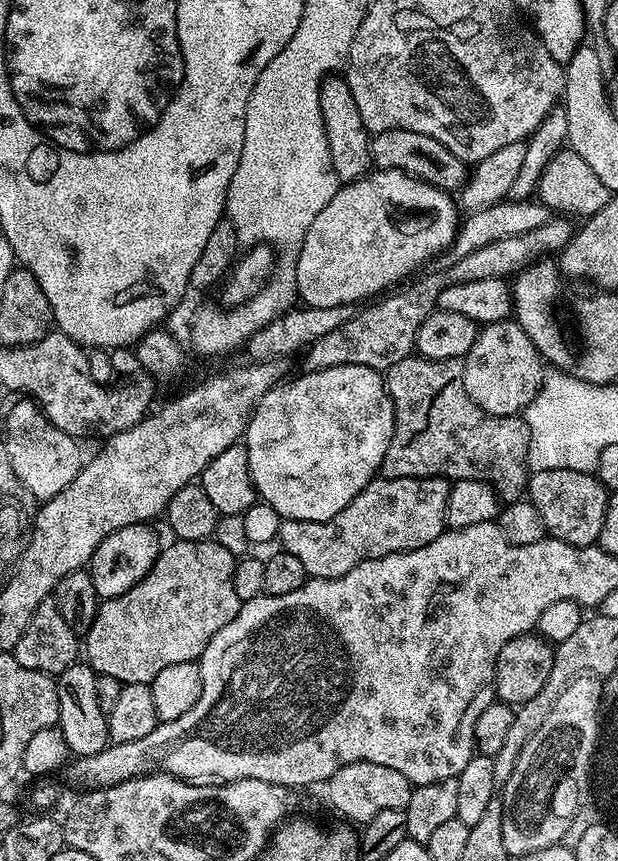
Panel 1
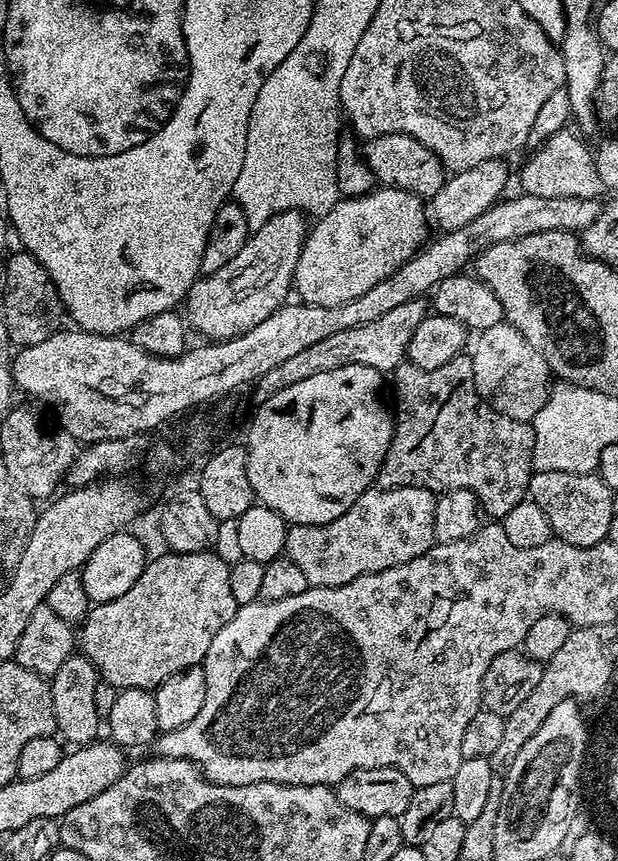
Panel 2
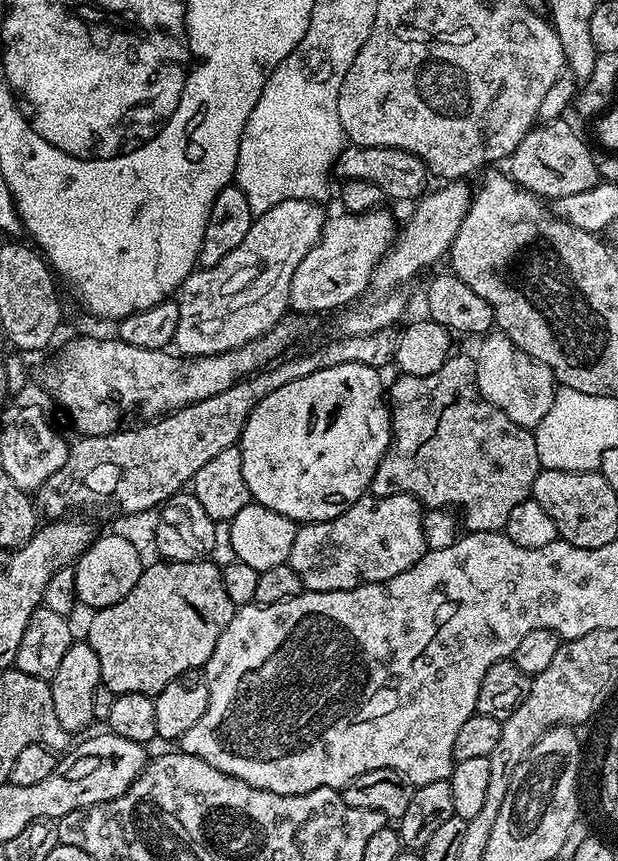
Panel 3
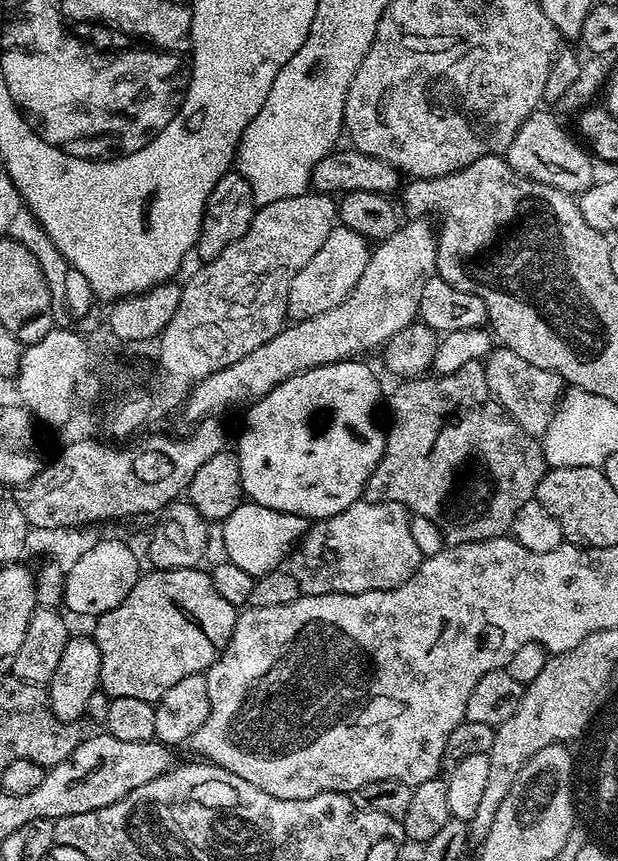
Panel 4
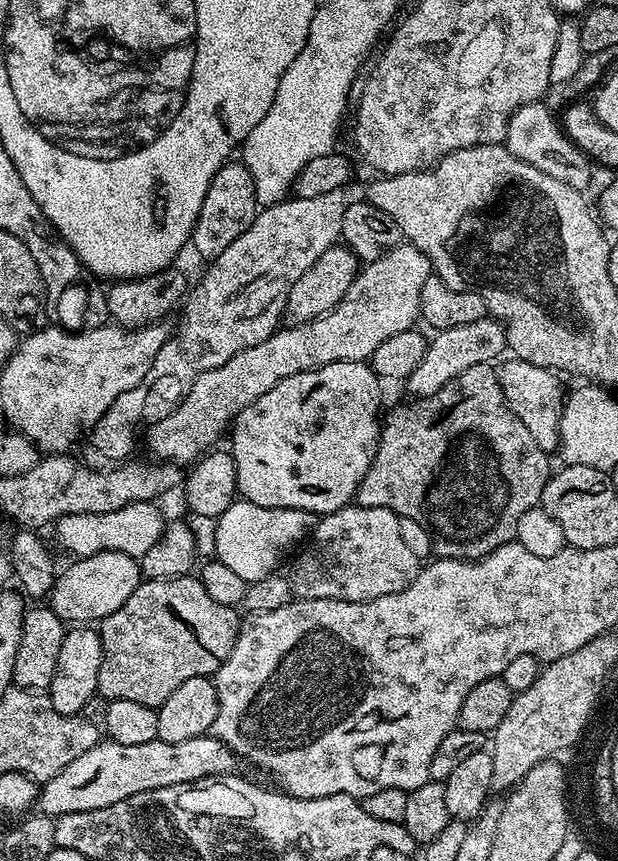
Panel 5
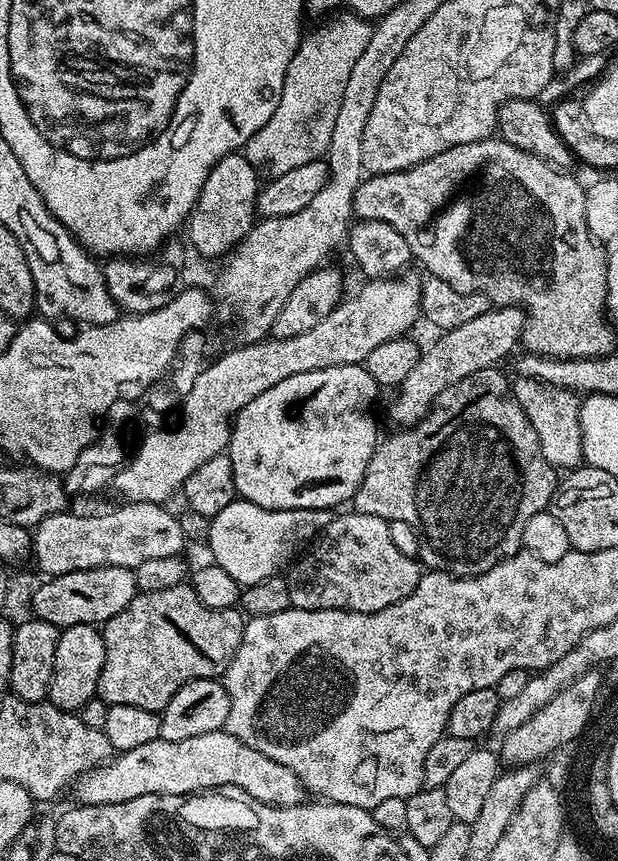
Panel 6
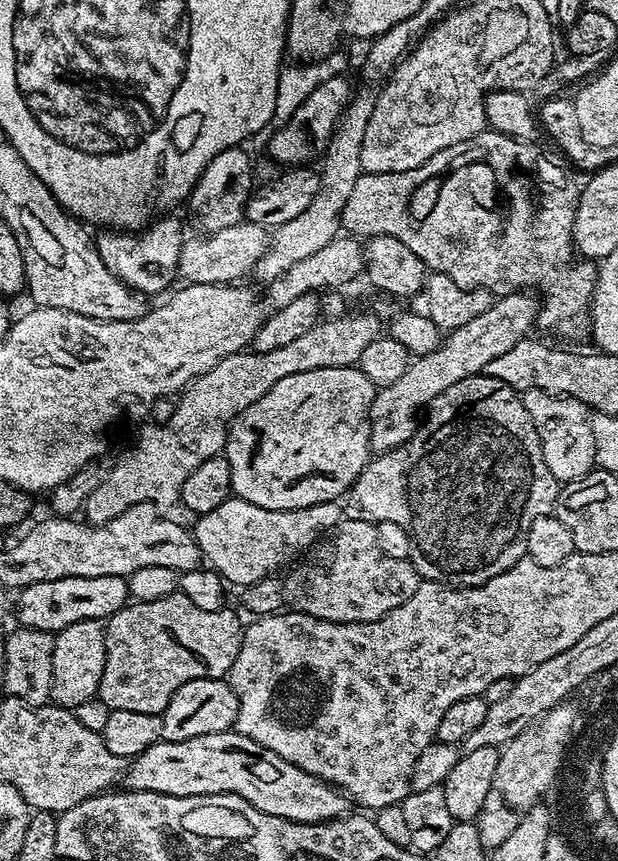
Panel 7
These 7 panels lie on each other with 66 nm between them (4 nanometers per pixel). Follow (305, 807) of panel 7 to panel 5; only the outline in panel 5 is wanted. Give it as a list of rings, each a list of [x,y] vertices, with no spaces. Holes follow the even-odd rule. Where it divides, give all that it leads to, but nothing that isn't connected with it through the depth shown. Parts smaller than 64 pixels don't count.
[[[211,734],[186,738],[186,742],[162,742],[157,738],[138,746],[101,742],[86,750],[81,757],[74,758],[62,774],[43,781],[38,808],[43,815],[53,818],[86,810],[102,810],[102,806],[114,806],[114,802],[122,802],[146,790],[195,784],[235,773],[236,764],[238,757]]]

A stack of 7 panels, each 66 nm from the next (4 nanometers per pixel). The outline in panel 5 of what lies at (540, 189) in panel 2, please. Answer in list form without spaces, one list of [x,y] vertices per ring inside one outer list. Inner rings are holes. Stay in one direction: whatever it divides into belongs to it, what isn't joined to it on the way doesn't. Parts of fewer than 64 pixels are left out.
[[[544,102],[527,104],[514,114],[508,123],[504,144],[522,162],[534,166],[534,170],[542,170],[542,174],[550,174],[550,178],[558,178],[558,182],[566,182],[566,186],[587,189],[592,180],[594,165],[588,155],[566,135],[557,113],[547,108]]]

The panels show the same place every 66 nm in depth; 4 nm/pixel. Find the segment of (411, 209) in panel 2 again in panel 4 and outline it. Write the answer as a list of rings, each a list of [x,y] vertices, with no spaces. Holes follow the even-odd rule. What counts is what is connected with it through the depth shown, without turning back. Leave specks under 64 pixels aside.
[[[336,226],[314,258],[290,283],[288,316],[293,321],[309,320],[318,314],[326,314],[326,310],[334,310],[351,294],[354,286],[358,286],[358,278],[362,278],[362,270],[366,270],[369,255],[370,244],[365,236],[350,228]]]

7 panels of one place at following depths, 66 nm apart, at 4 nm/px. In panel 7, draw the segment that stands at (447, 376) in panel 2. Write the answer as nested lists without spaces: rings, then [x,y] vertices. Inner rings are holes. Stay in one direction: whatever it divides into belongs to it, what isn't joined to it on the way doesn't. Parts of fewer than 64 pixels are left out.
[[[481,374],[467,376],[462,378],[462,382],[454,382],[454,386],[446,386],[446,390],[442,390],[442,394],[438,394],[438,398],[434,398],[428,405],[422,423],[406,443],[389,452],[373,455],[360,477],[348,489],[342,512],[350,520],[369,520],[374,525],[395,522],[397,526],[402,526],[402,530],[406,530],[406,534],[412,539],[414,547],[411,561],[421,578],[439,580],[449,586],[475,586],[490,582],[490,578],[498,578],[498,574],[510,571],[516,563],[527,557],[526,538],[530,534],[530,526],[534,523],[534,518],[553,515],[561,487],[561,481],[556,480],[554,474],[550,474],[546,458],[542,458],[542,442],[538,438],[538,430],[534,430],[530,414],[526,414],[521,393],[506,386],[506,382],[498,378]]]

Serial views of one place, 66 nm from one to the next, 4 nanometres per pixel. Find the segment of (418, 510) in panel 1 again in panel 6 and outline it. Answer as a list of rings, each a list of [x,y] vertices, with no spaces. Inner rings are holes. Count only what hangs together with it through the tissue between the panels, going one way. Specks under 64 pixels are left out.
[[[348,510],[345,516],[333,515],[311,548],[312,552],[303,553],[304,560],[303,556],[297,559],[286,572],[292,607],[302,610],[386,610],[410,595],[422,575],[421,565],[394,546],[388,521],[374,514]]]

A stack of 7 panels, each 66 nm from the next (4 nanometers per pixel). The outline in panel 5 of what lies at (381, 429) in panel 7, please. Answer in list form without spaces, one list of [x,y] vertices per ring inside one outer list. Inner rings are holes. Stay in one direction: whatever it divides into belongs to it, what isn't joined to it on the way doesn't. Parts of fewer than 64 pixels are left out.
[[[485,318],[478,322],[466,322],[466,326],[439,329],[429,339],[426,354],[422,354],[418,370],[414,370],[414,374],[408,376],[406,387],[413,392],[411,394],[413,397],[429,396],[455,376],[462,374],[462,370],[470,370],[470,366],[479,364],[492,364],[499,361],[505,352],[504,325],[498,320]]]

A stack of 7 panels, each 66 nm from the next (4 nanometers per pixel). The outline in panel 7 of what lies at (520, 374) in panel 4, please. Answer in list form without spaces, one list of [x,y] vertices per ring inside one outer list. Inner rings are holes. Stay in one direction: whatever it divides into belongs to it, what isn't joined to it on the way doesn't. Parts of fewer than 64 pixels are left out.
[[[531,388],[522,393],[522,399],[526,414],[530,414],[534,422],[534,430],[538,430],[538,438],[542,442],[542,458],[546,458],[546,466],[550,466],[550,474],[554,474],[556,480],[577,480],[597,467],[590,410],[578,402],[578,398],[555,396],[546,390]]]

